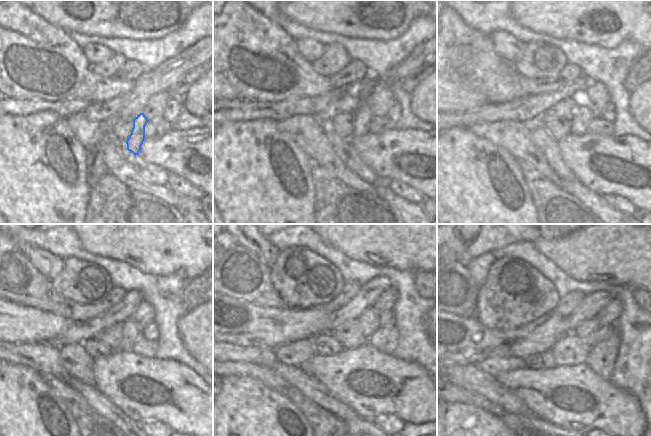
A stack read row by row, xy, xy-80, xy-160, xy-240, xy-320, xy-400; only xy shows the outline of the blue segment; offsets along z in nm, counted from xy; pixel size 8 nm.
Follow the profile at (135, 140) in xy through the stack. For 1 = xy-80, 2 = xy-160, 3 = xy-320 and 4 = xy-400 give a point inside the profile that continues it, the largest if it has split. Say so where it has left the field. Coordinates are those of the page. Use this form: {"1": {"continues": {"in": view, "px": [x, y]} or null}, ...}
{"1": {"continues": {"in": "xy-80", "px": [363, 115]}}, "2": {"continues": {"in": "xy-160", "px": [586, 115]}}, "3": {"continues": {"in": "xy-320", "px": [369, 321]}}, "4": {"continues": {"in": "xy-400", "px": [610, 306]}}}

